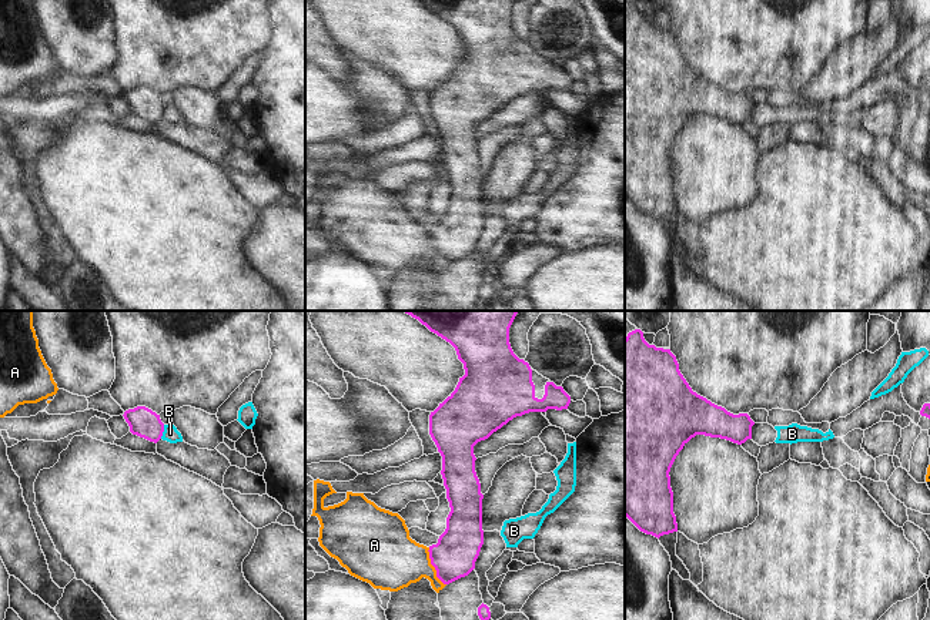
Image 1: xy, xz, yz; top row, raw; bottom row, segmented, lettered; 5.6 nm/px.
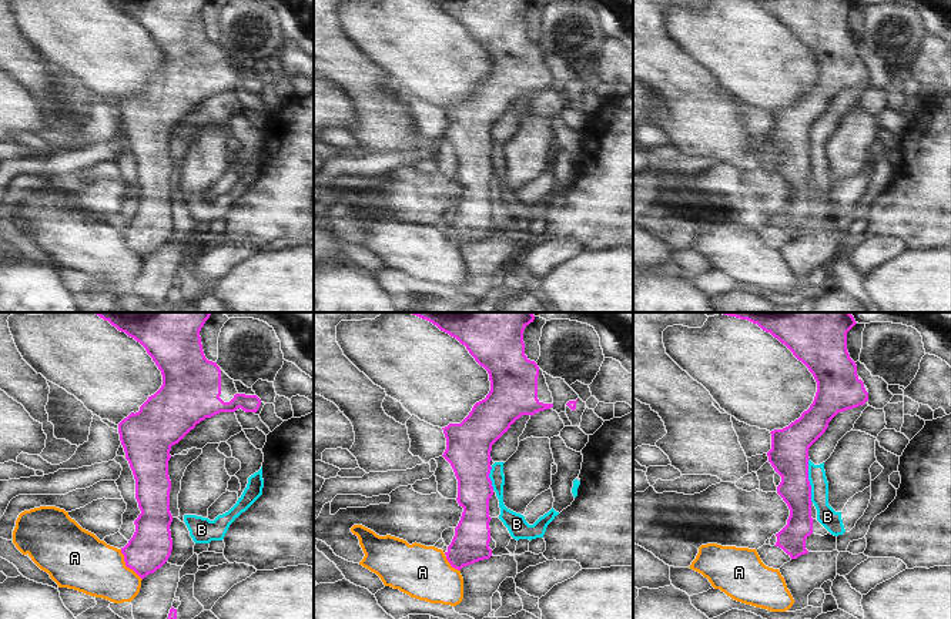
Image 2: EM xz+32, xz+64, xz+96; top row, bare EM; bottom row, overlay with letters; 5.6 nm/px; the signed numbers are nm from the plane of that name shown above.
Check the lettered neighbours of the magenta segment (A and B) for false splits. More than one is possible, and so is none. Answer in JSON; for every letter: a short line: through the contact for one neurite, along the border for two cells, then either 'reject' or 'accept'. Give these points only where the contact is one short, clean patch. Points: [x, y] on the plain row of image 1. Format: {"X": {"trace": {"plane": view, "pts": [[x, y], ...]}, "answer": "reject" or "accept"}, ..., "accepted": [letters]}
{"A": {"trace": {"plane": "xz", "pts": [[428, 228], [428, 237], [435, 255], [445, 265]]}, "answer": "reject"}, "B": {"trace": {"plane": "xy", "pts": [[164, 106], [160, 119]]}, "answer": "reject"}, "accepted": []}

